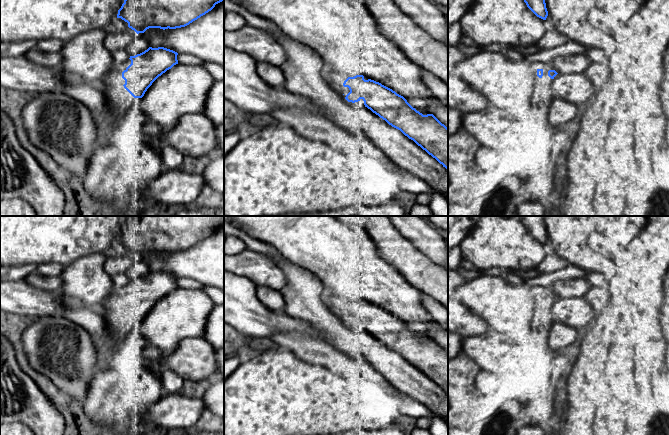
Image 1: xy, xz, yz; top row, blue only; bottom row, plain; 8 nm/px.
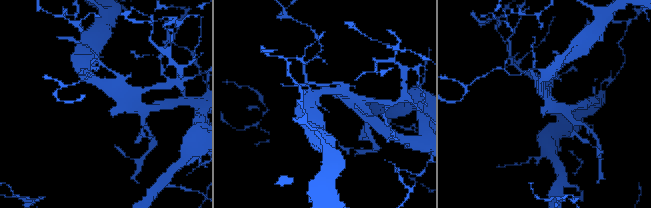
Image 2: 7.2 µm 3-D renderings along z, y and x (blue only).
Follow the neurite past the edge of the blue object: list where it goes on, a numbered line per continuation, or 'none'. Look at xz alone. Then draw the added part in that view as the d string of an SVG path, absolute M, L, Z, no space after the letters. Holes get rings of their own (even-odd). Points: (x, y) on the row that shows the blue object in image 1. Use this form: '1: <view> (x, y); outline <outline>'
1: xz (335, 80); outline M327 69L323 70L322 76L330 87L339 93L340 87L344 83L344 78L339 73L333 73Z

